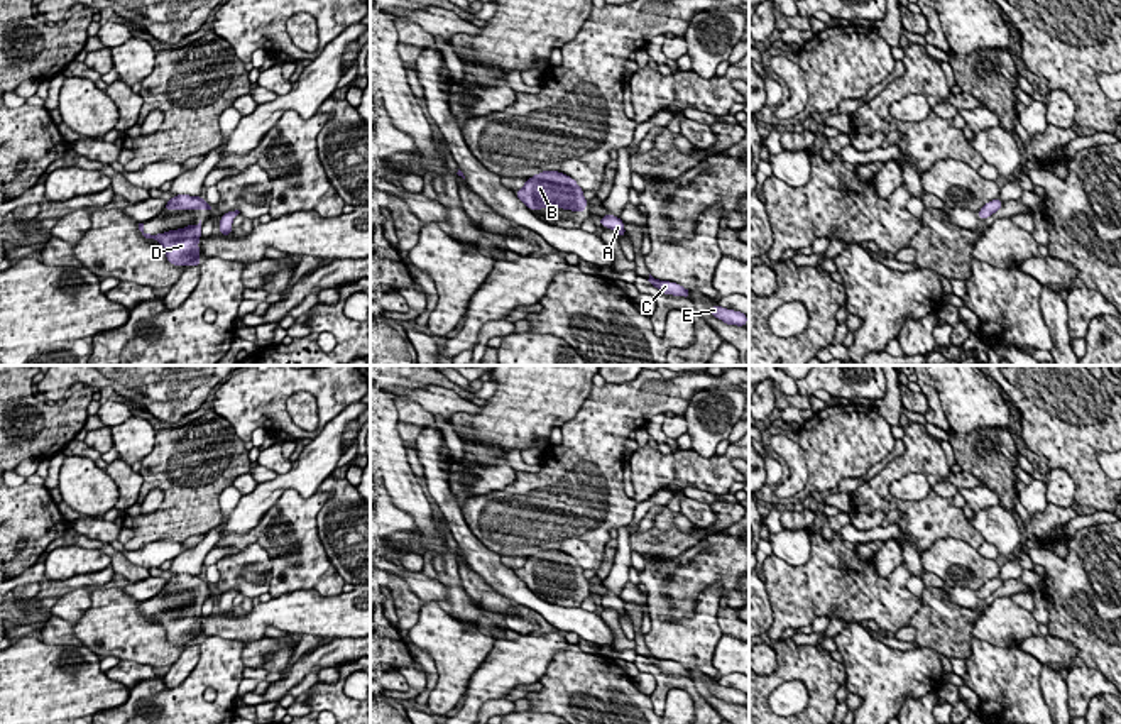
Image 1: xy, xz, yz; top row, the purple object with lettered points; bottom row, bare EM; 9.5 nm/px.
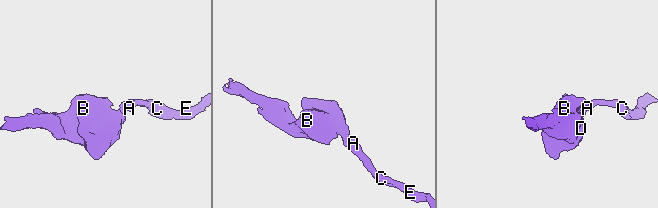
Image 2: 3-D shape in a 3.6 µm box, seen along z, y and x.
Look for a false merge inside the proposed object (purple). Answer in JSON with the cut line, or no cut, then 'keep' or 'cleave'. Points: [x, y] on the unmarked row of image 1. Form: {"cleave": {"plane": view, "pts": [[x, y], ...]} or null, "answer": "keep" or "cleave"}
{"cleave": null, "answer": "keep"}

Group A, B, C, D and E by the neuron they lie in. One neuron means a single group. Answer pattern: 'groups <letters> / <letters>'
groups A B C D E

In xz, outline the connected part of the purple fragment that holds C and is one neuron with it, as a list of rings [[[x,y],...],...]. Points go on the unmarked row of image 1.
[[[651,653],[648,660],[664,673],[690,677],[690,668],[685,668],[676,661],[654,658]]]

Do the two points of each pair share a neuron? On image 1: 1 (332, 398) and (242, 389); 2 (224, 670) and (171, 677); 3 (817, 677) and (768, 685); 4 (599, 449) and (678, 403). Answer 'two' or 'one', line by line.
1: one
2: two
3: one
4: one

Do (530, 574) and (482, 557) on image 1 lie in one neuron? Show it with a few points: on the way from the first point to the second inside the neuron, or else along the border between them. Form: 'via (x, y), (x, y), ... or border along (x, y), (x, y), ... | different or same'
border along (514, 570), (543, 597) | different

